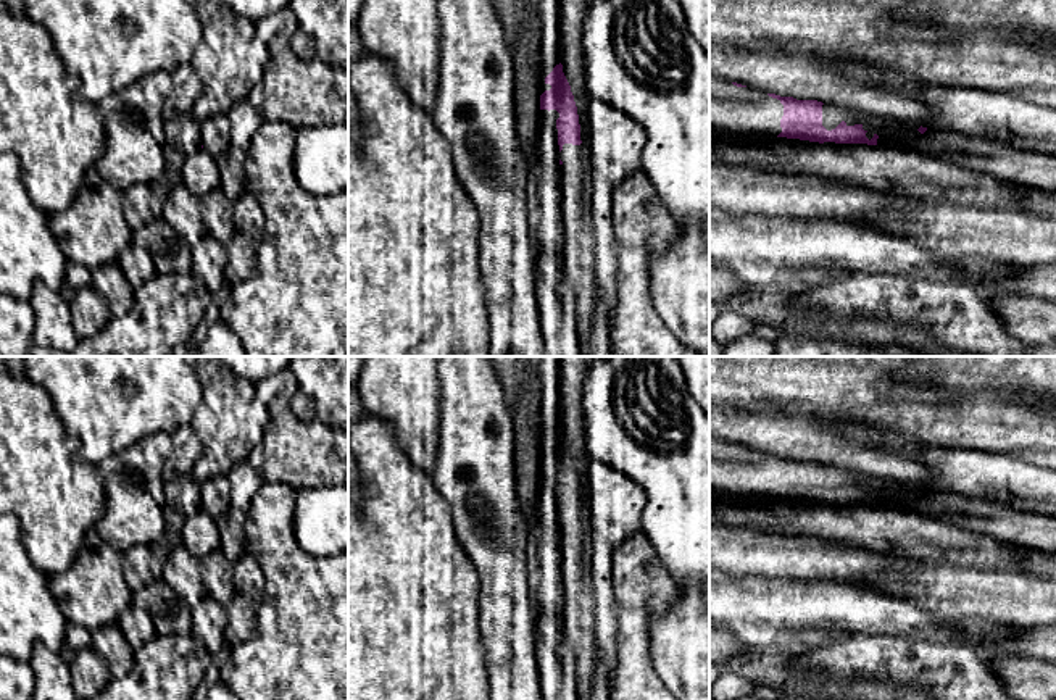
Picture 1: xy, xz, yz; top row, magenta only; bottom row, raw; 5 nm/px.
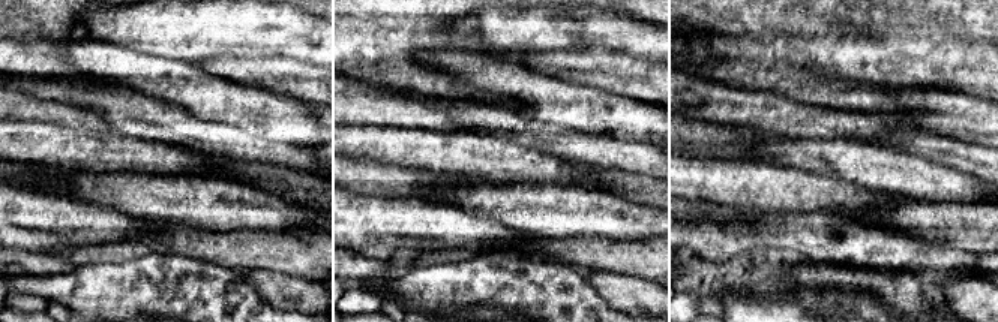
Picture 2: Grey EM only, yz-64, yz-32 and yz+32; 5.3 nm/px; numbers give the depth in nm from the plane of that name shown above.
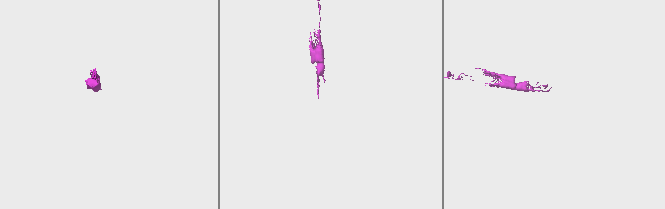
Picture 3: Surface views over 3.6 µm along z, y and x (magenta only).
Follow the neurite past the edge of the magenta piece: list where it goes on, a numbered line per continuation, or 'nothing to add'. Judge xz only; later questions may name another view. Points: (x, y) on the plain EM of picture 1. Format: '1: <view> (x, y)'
1: xz (576, 544)

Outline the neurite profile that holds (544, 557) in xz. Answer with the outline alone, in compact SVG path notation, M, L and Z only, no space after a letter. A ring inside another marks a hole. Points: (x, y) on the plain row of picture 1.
M538 485L534 519L527 529L526 569L529 602L542 616L551 615L563 587L561 526L556 487Z

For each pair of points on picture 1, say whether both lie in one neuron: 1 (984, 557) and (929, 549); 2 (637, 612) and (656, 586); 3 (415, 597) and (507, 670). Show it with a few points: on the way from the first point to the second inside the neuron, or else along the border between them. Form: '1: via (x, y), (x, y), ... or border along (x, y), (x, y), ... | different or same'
1: via (971, 549), (942, 549) | same
2: via (637, 605), (650, 592) | same
3: border along (478, 615), (489, 683) | different

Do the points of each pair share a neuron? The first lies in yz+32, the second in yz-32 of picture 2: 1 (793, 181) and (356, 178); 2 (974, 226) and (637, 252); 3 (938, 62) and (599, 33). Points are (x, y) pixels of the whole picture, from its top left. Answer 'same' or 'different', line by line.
1: same
2: different
3: different

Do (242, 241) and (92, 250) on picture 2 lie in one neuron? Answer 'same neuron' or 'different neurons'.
same neuron

